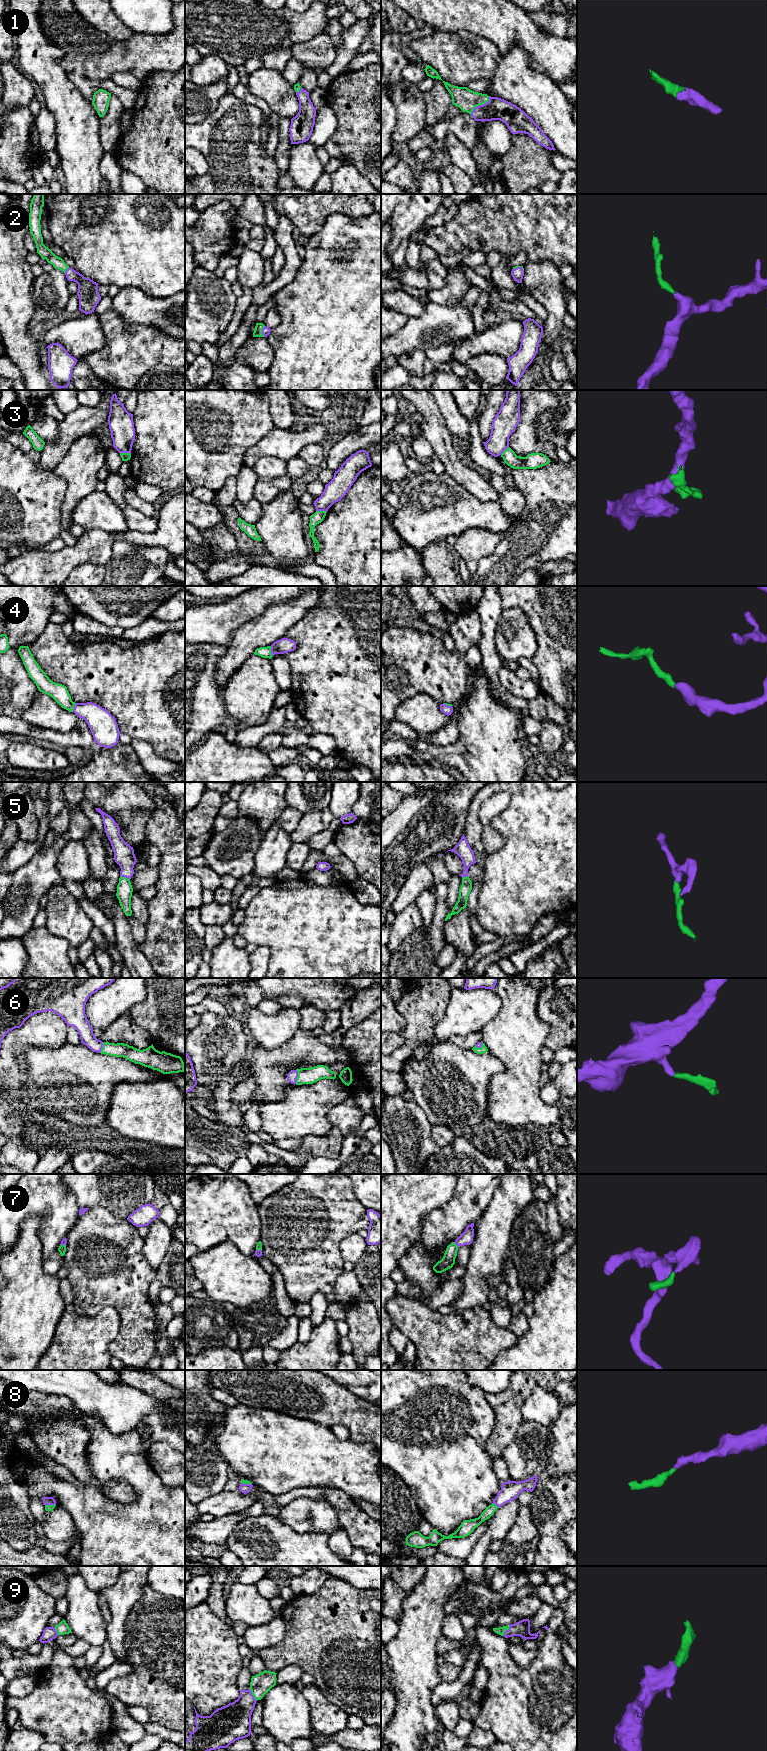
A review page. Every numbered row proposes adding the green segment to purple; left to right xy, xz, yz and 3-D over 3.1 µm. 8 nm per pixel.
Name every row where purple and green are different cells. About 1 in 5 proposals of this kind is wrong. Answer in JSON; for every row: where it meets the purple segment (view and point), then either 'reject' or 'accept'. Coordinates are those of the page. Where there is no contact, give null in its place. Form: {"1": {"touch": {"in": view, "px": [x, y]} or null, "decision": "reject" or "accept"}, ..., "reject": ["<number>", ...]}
{"1": {"touch": {"in": "yz", "px": [480, 105]}, "decision": "accept"}, "2": {"touch": {"in": "xz", "px": [262, 331]}, "decision": "accept"}, "3": {"touch": {"in": "xy", "px": [125, 452]}, "decision": "reject"}, "4": {"touch": {"in": "xz", "px": [271, 651]}, "decision": "accept"}, "5": {"touch": {"in": "xy", "px": [125, 876]}, "decision": "accept"}, "6": {"touch": {"in": "xz", "px": [297, 1076]}, "decision": "accept"}, "7": {"touch": {"in": "yz", "px": [456, 1244]}, "decision": "accept"}, "8": {"touch": {"in": "yz", "px": [495, 1504]}, "decision": "accept"}, "9": {"touch": {"in": "yz", "px": [506, 1630]}, "decision": "accept"}, "reject": ["3"]}

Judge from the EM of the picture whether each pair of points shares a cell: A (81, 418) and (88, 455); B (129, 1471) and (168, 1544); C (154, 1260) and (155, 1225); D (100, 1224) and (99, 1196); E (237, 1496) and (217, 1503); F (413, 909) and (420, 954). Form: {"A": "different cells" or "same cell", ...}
{"A": "different cells", "B": "same cell", "C": "same cell", "D": "different cells", "E": "same cell", "F": "different cells"}

